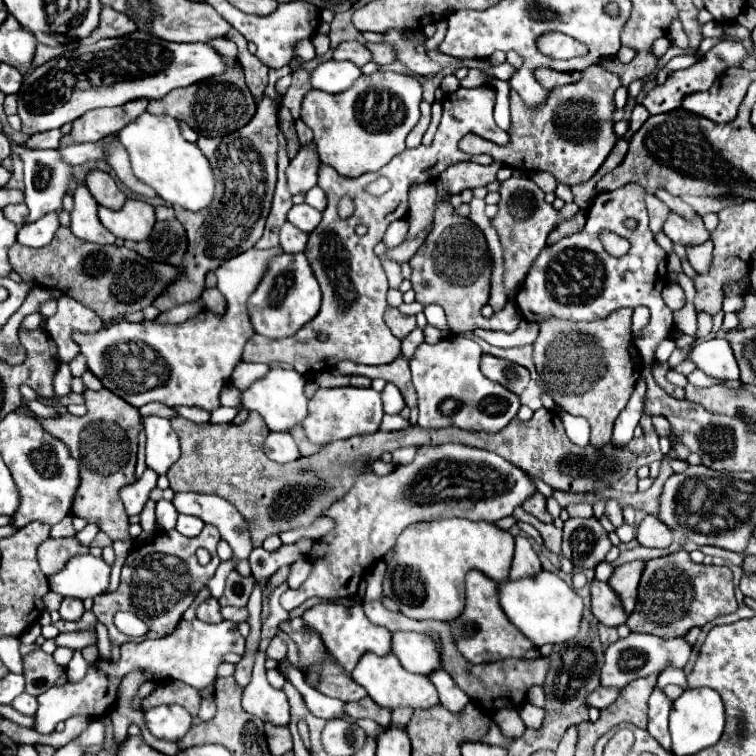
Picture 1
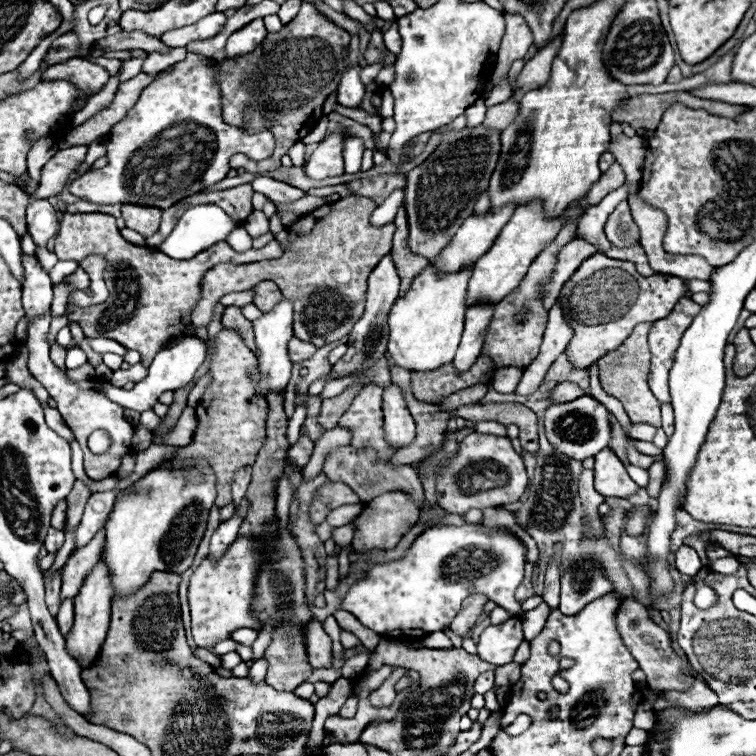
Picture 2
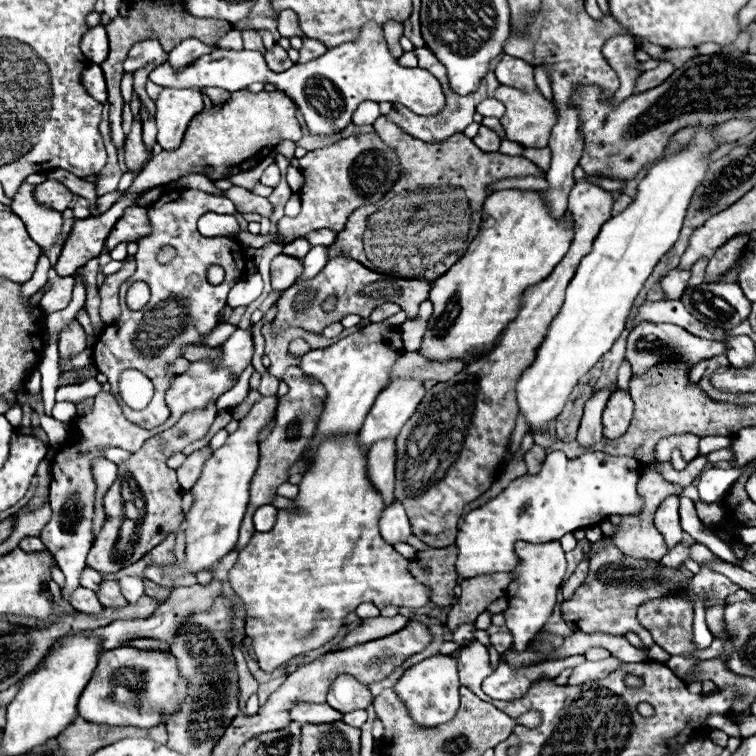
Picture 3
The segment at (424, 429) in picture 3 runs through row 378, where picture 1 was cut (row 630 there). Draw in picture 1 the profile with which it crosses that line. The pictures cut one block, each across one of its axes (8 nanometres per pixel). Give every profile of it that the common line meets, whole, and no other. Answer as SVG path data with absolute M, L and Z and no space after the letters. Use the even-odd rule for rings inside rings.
M470 570L466 574L464 610L456 620L448 622L448 626L452 630L452 638L456 642L456 648L472 664L496 662L502 658L524 658L524 654L530 648L534 648L534 644L528 638L524 638L524 634L514 624L510 624L506 614L502 612L502 608L498 604L496 582L478 570Z

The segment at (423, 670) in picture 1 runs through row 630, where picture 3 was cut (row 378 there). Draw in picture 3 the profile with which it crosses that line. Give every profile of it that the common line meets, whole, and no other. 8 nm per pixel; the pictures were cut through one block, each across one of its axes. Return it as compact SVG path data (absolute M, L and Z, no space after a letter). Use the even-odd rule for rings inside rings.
M398 378L392 380L376 398L370 408L364 426L360 428L360 444L370 448L376 440L384 440L386 436L398 436L400 428L416 412L416 406L424 398L424 382Z

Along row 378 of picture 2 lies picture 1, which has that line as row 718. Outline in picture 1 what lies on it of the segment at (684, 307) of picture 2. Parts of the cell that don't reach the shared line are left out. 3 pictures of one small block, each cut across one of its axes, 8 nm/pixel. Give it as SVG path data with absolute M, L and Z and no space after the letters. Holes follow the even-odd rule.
M656 688L650 696L650 708L648 708L648 732L666 748L670 748L670 732L668 732L668 714L670 714L672 702L664 696L660 688Z

